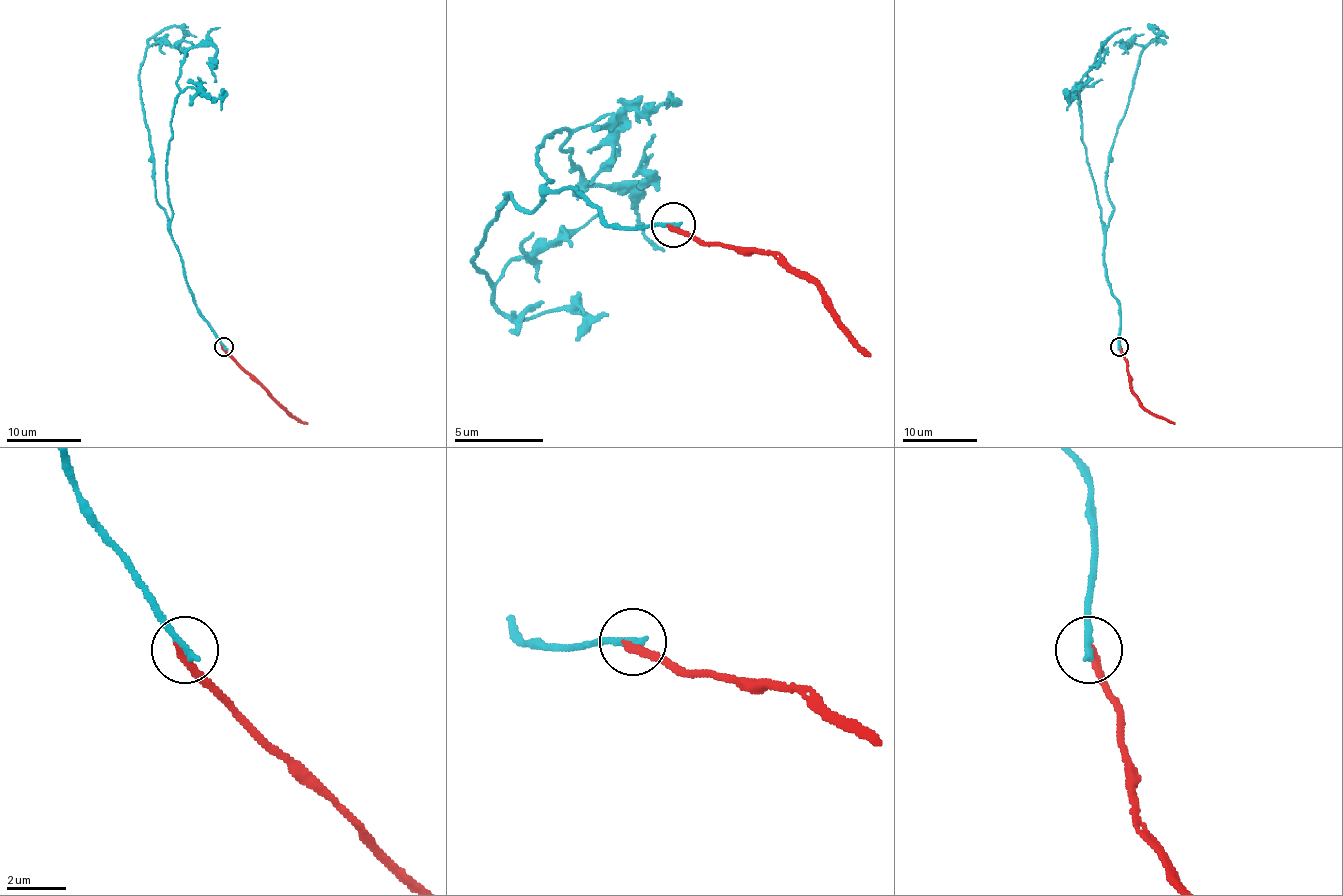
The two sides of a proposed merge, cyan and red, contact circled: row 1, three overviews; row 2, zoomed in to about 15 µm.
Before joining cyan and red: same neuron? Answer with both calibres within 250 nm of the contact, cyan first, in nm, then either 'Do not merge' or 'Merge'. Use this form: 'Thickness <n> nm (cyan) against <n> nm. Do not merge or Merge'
Thickness 240 nm (cyan) against 240 nm. Do not merge

